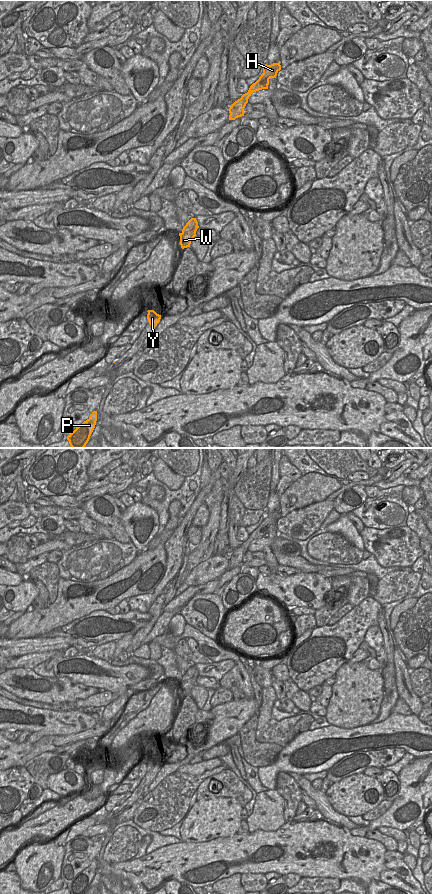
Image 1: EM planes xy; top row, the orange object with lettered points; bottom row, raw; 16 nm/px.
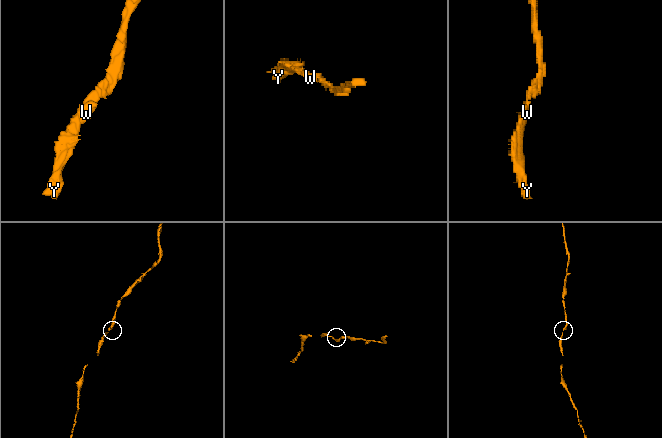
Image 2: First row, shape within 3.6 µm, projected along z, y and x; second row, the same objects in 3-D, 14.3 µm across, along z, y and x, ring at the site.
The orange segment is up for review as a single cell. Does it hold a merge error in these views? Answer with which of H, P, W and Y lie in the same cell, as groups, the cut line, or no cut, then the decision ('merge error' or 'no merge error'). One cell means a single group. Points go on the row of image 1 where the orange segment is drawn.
groups H P W Y; cut none; no merge error

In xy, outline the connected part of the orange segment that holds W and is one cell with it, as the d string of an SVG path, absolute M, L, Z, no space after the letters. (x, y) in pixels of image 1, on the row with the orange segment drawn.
M191 218L179 233L181 248L190 247L191 241L196 236L196 231L199 228L196 218Z

